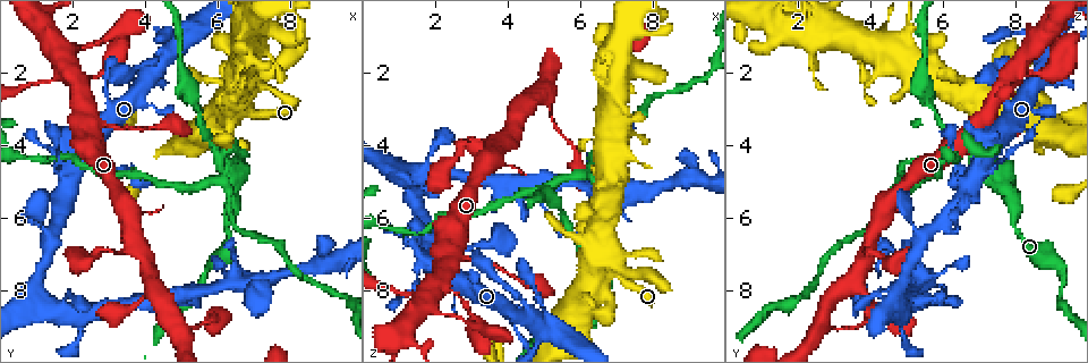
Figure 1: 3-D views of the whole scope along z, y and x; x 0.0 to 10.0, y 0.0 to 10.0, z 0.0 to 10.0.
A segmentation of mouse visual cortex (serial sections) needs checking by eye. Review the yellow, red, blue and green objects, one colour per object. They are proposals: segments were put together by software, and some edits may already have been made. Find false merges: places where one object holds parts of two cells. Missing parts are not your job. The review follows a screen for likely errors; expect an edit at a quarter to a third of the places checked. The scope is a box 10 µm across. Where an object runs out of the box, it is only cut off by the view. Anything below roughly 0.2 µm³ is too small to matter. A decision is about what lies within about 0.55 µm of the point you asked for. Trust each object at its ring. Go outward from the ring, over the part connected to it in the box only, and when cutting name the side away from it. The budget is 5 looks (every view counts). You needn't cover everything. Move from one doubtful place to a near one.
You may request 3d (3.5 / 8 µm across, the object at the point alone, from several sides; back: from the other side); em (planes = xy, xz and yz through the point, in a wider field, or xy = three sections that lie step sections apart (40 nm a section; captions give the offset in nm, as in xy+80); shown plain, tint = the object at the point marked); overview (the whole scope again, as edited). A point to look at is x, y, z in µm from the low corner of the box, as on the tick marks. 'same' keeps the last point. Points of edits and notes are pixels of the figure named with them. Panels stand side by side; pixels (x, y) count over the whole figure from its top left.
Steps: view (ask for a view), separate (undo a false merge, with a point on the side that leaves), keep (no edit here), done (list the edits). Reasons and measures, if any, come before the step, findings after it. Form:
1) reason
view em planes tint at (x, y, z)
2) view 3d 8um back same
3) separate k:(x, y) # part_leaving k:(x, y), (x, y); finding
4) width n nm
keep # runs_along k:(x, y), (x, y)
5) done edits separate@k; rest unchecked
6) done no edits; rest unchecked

view em xy step 1 tint at (6.95, 0.95, 4.95)

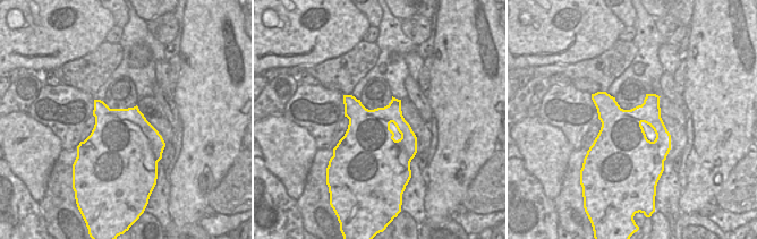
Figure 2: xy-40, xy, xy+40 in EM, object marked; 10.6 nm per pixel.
wider look
view 3d 3.5um same

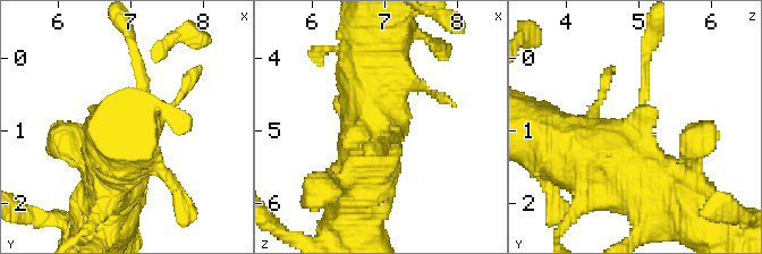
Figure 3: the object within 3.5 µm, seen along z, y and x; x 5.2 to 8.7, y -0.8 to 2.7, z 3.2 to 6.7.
keep # runs_along 3:(675, 195), (614, 153), (544, 143); all the same cell

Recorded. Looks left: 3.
sharp bend
view 3d 3.5um back at (6.60, 0.65, 1.95)

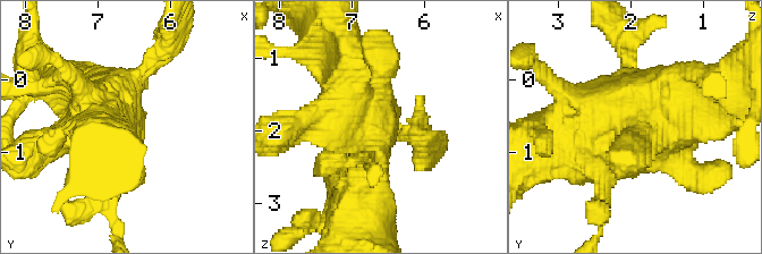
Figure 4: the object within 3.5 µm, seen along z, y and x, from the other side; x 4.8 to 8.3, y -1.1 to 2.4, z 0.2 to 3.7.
shape alone is not enough
view em xy step 2 tint at (6.60, 0.60, 2.00)

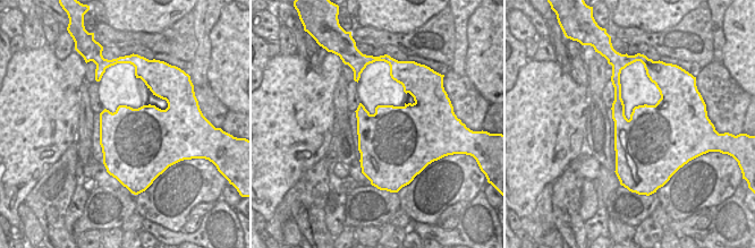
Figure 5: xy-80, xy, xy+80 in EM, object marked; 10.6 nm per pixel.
keep # runs_along 4:(557, 144), (670, 129), (696, 106); one cell here

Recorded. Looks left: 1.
done no edits; rest unchecked

